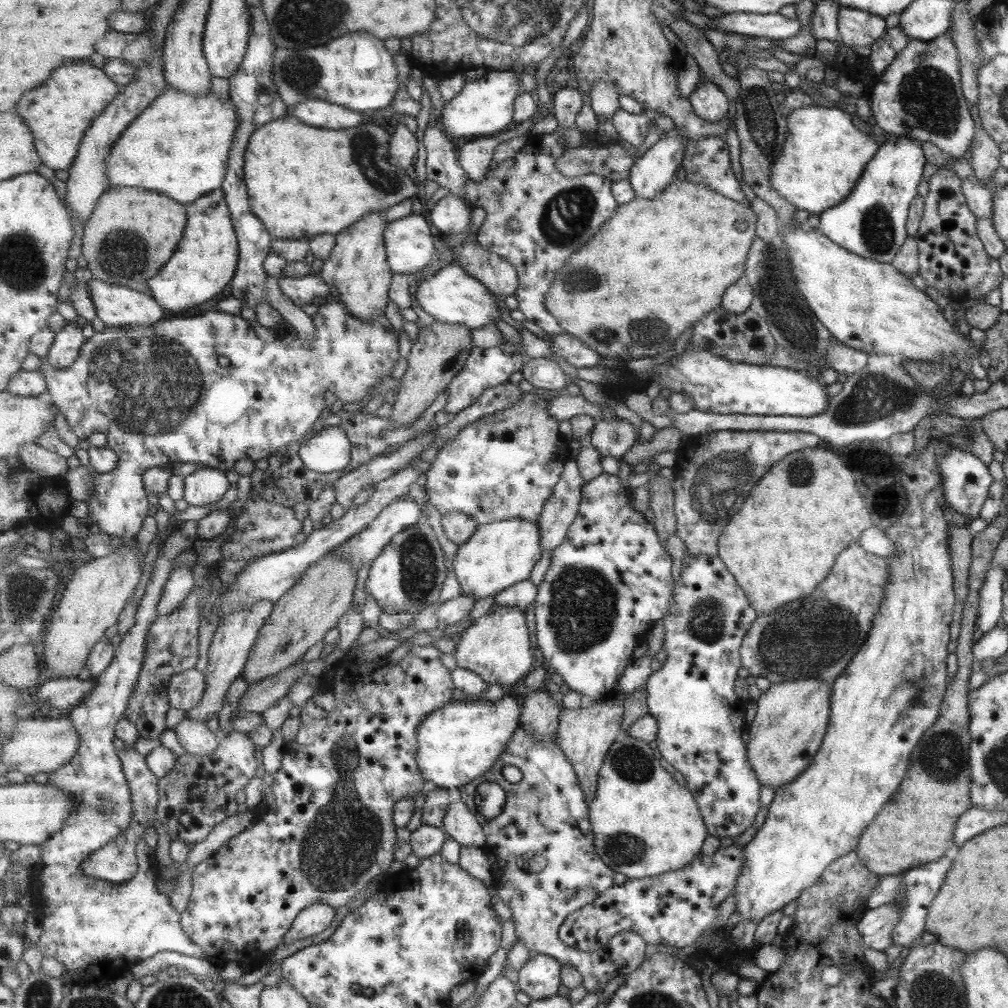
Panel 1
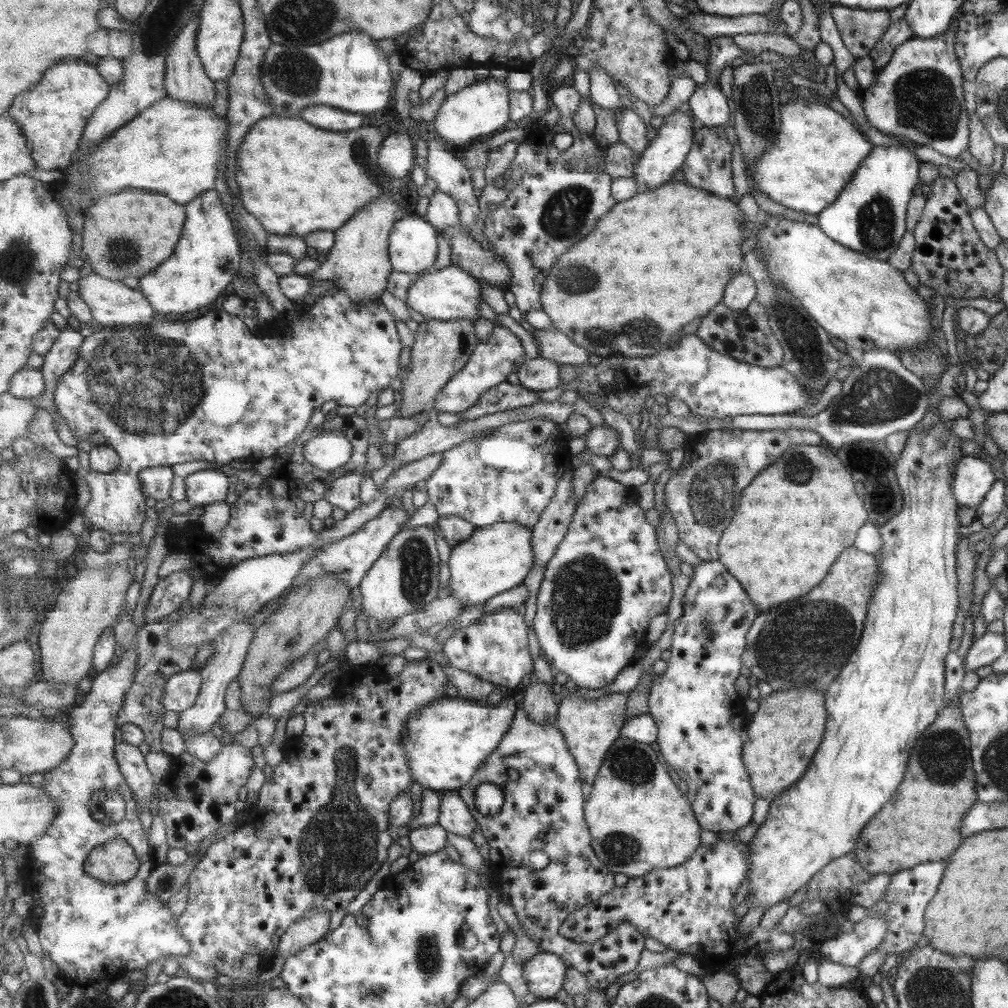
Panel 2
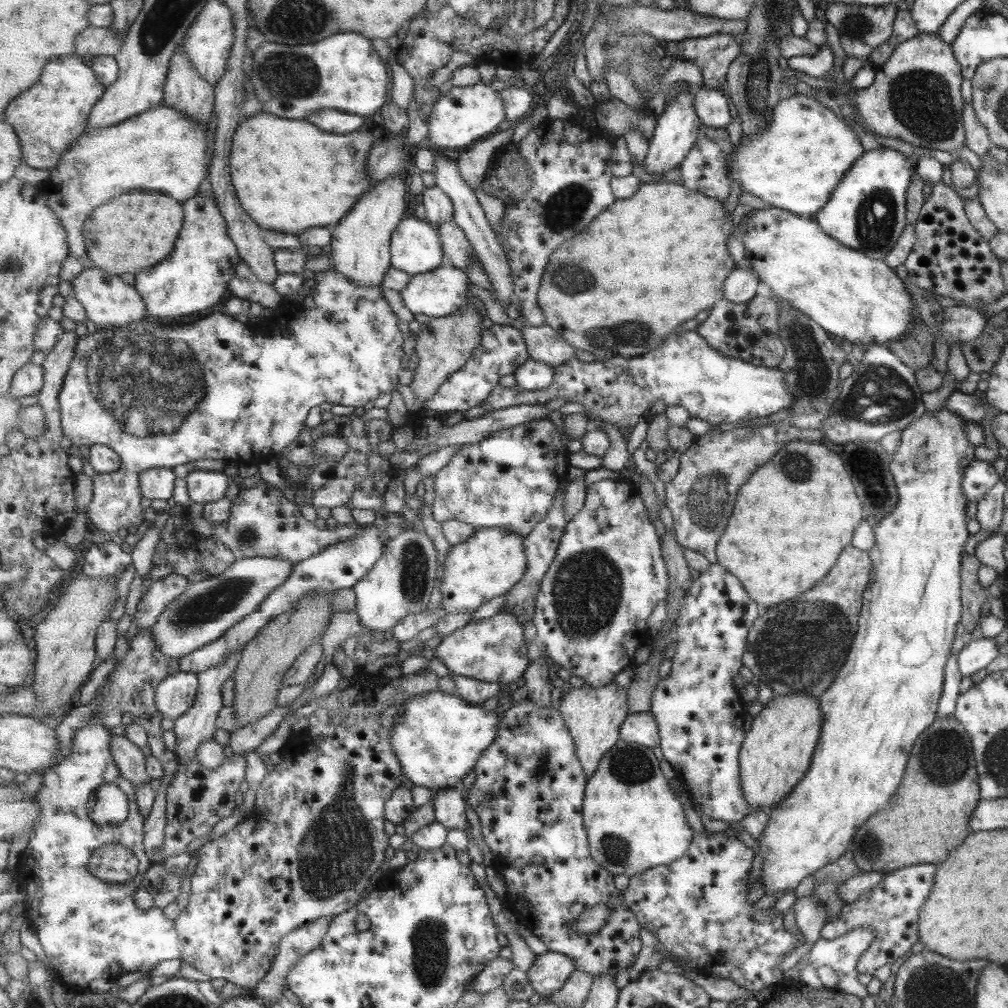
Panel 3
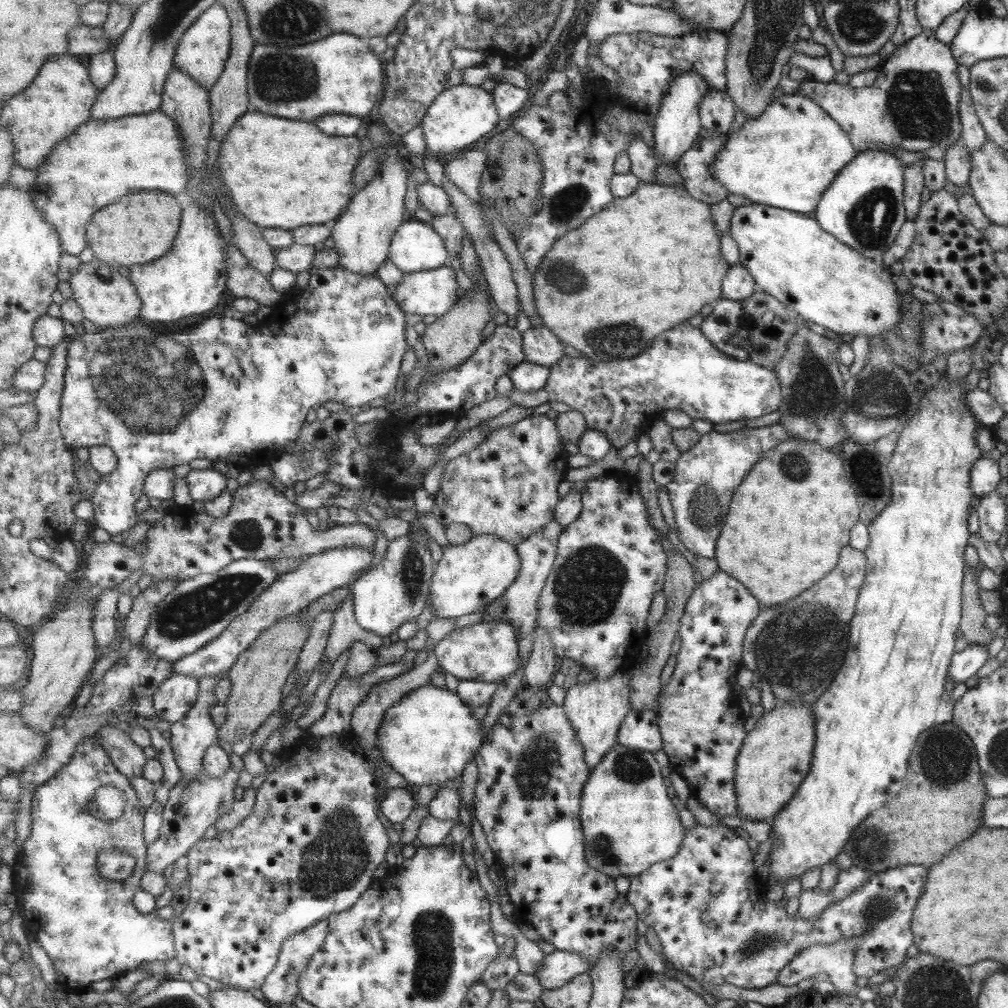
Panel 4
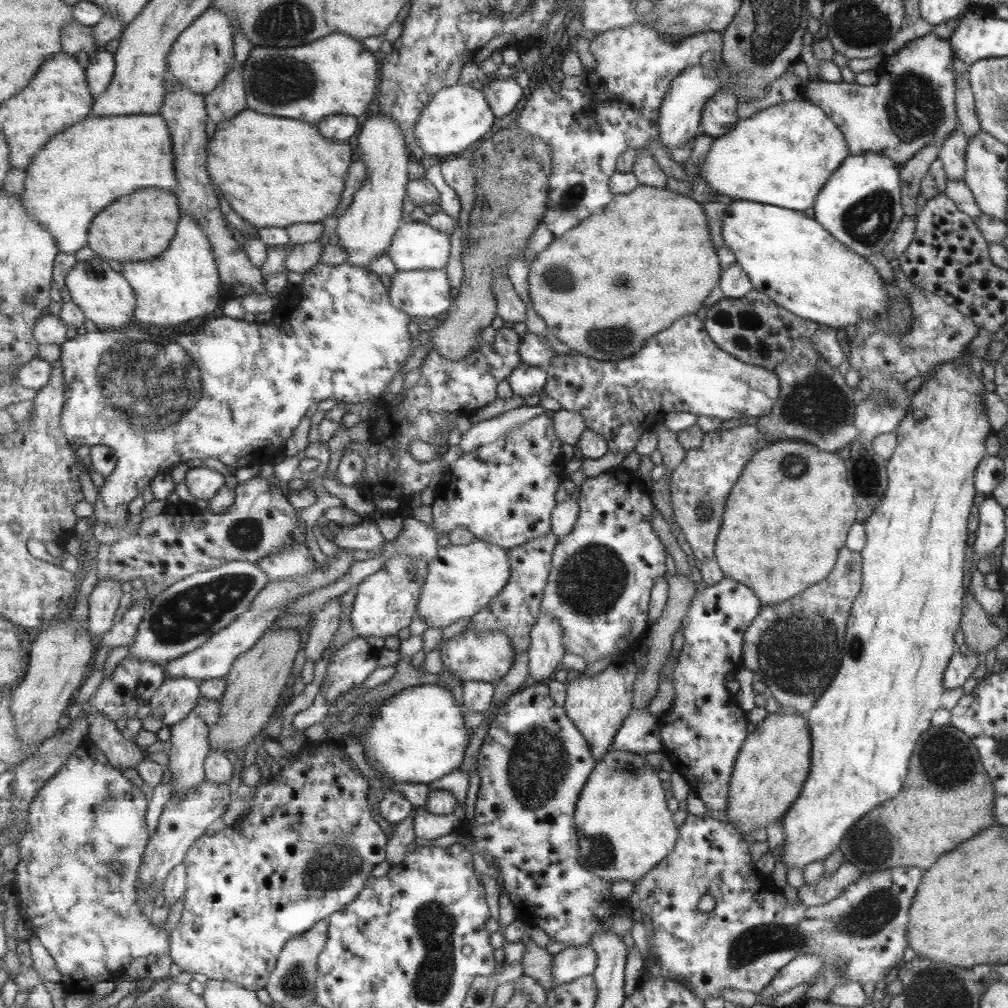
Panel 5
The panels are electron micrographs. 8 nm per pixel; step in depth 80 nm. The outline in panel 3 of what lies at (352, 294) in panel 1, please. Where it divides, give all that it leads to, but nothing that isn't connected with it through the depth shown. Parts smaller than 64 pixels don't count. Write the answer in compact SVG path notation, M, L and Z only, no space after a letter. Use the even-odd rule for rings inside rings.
M391 176L377 186L373 190L361 196L360 200L350 210L347 217L345 217L337 226L332 228L332 269L348 276L351 280L363 286L382 286L385 278L385 273L388 268L392 266L392 237L396 232L400 222L404 220L405 210L407 210L407 186L403 176Z

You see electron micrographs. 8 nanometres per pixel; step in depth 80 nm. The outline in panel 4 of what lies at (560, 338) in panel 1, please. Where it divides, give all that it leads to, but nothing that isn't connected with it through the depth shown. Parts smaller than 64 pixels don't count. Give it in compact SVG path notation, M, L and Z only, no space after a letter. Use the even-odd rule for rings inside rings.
M531 327L523 335L526 362L552 367L565 356L564 342L547 327Z

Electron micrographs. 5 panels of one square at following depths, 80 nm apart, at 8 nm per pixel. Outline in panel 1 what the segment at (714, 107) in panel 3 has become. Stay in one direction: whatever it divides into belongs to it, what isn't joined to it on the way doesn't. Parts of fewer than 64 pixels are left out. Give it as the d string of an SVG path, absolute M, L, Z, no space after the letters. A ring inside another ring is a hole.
M709 80L700 82L689 99L697 115L711 123L721 123L728 118L730 98L717 83Z

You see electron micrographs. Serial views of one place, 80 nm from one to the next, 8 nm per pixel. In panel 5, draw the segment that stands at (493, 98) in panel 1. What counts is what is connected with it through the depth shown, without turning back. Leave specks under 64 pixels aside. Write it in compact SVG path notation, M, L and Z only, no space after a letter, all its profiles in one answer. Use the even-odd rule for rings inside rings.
M456 84L441 89L425 106L419 124L413 131L419 147L426 156L459 156L477 140L482 140L495 122L496 115L482 90L472 88L470 84Z

